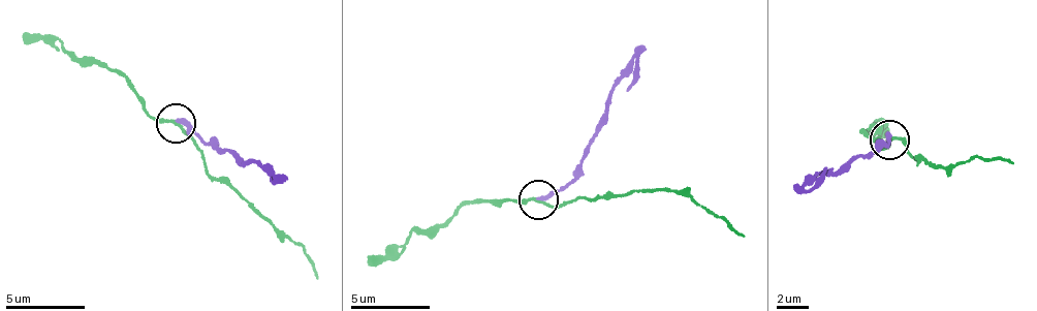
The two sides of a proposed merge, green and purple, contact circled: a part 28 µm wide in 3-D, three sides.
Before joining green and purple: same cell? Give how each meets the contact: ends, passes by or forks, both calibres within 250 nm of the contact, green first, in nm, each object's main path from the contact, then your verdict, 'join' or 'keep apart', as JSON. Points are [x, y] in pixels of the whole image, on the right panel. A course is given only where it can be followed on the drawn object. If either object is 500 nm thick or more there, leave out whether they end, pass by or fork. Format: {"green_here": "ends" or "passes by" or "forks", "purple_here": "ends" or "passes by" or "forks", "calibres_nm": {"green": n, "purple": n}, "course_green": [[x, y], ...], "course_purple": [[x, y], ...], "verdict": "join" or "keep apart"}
{"green_here": "passes by", "purple_here": "ends", "calibres_nm": {"green": 190, "purple": 280}, "course_green": [[889, 140], [901, 138], [916, 159], [921, 154], [940, 164], [969, 158], [1015, 162]], "course_purple": [[889, 140], [881, 147], [836, 170], [794, 183]], "verdict": "keep apart"}

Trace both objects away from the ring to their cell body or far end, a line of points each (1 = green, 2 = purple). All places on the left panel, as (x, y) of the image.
1: (177, 123), (213, 175), (223, 177), (297, 242), (317, 279)
2: (177, 123), (246, 162), (254, 161), (288, 176)

